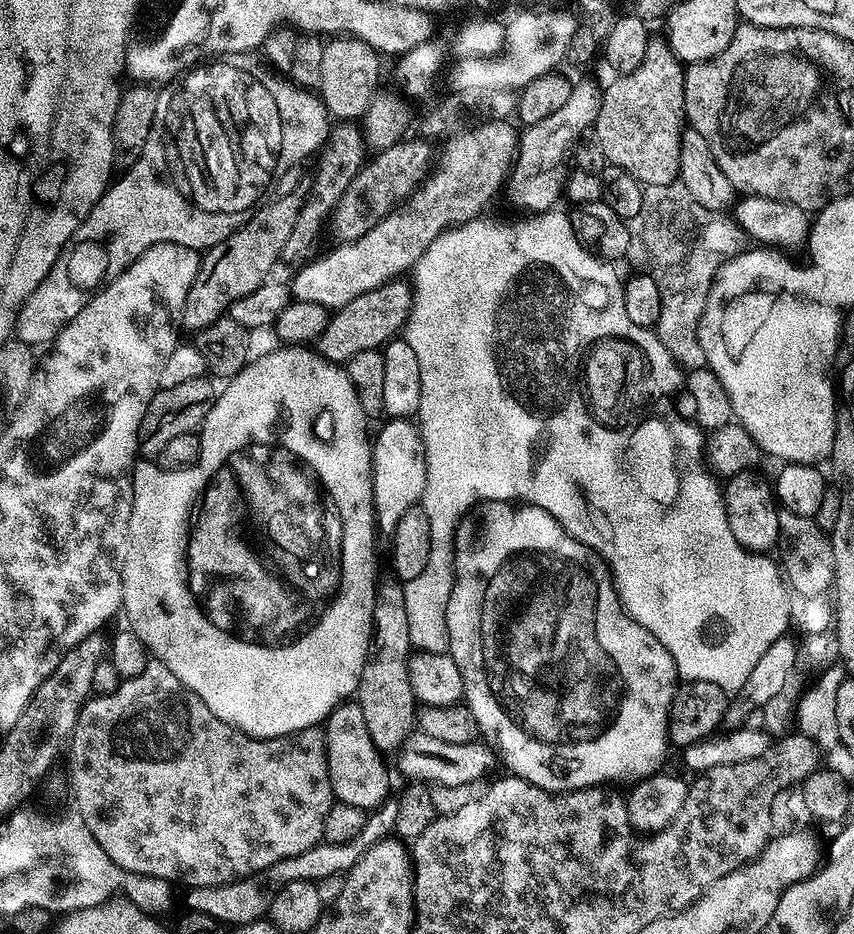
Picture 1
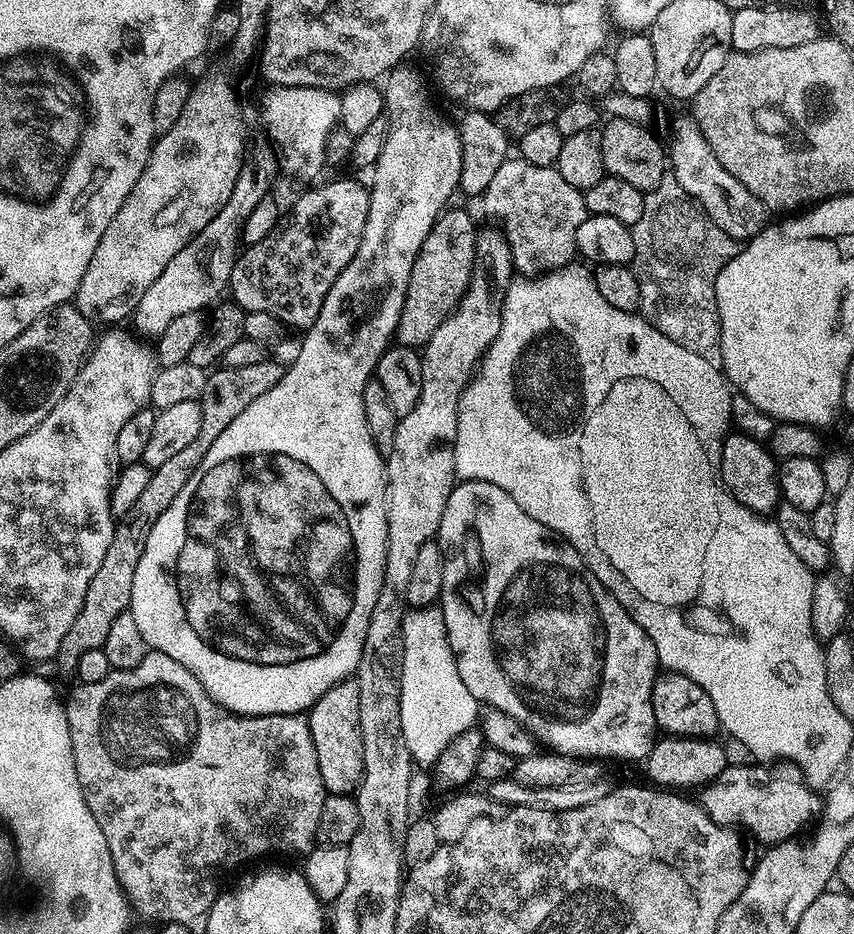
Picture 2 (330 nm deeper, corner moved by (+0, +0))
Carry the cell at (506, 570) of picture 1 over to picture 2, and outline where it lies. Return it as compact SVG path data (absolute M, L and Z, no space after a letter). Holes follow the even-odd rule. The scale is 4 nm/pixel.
M475 478L461 479L452 489L450 498L446 498L446 514L442 514L438 543L444 555L444 569L442 570L442 590L438 601L438 609L444 615L443 635L448 637L452 654L456 657L456 669L462 674L462 682L466 682L466 690L474 694L474 698L481 705L497 708L510 718L518 718L525 728L541 745L551 751L560 752L563 756L579 756L581 758L595 758L605 762L611 760L640 760L647 761L650 750L658 739L658 729L654 718L652 705L652 687L658 675L658 661L654 644L634 622L610 590L598 582L598 578L584 565L583 558L560 538L557 532L542 526L542 522L534 522L514 498L506 490L494 486L490 482L482 482Z

